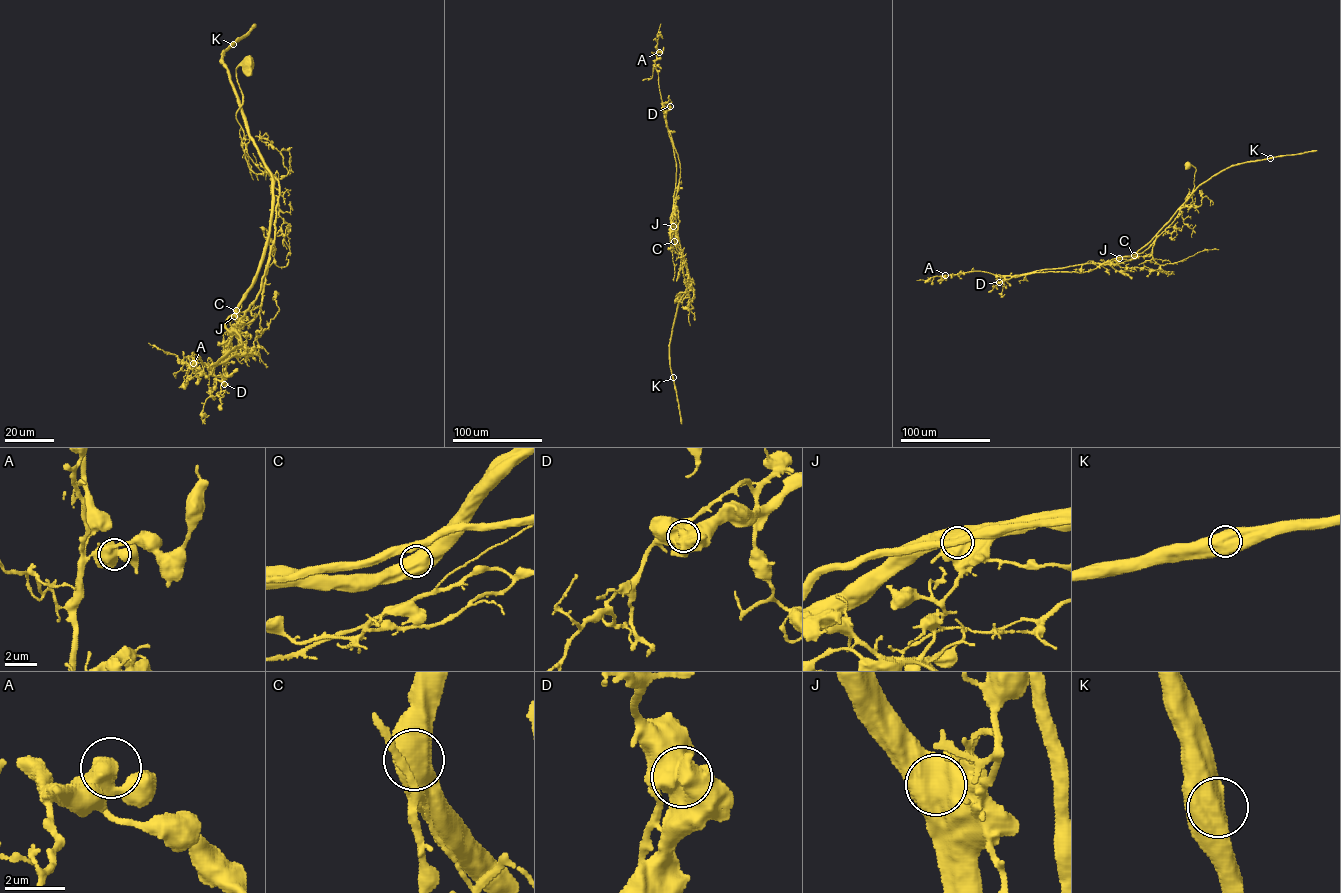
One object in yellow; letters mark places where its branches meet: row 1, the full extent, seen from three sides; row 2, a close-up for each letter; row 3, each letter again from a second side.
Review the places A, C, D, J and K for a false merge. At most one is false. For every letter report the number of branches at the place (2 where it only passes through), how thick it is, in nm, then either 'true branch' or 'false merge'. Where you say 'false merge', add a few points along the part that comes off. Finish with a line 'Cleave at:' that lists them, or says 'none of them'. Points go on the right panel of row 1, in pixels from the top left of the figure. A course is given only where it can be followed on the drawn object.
A: branches 2; calibre 650 nm; true branch
C: branches 2; calibre 750 nm; true branch
D: branches 2; calibre 900 nm; false merge; course (999, 282), (1041, 269), (1109, 263), (1121, 256), (1133, 256), (1192, 192), (1212, 176), (1238, 164), (1317, 150)
J: branches 2; calibre 700 nm; true branch
K: branches 2; calibre 900 nm; true branch
Cleave at: D

